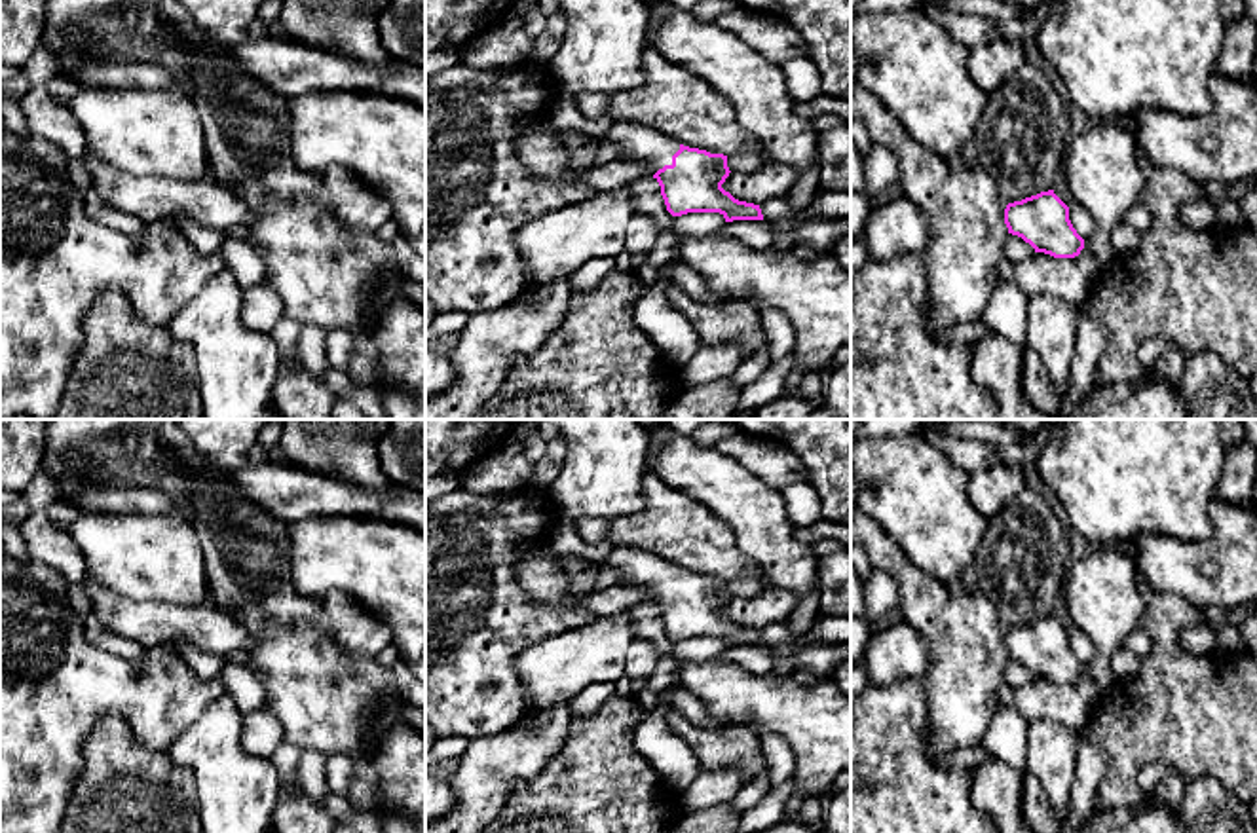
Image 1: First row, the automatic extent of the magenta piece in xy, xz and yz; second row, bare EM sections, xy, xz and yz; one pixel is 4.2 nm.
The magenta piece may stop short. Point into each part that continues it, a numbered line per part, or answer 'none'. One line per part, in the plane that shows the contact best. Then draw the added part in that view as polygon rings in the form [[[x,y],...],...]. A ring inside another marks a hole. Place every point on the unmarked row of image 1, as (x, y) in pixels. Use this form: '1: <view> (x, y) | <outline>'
1: xz (650, 573) | [[[613,546],[608,560],[602,564],[591,564],[577,556],[558,558],[570,577],[575,577],[579,571],[589,567],[613,567],[617,571],[619,584],[644,592],[649,602],[665,590],[672,590],[672,581],[680,575],[680,569],[674,564],[636,546]]]

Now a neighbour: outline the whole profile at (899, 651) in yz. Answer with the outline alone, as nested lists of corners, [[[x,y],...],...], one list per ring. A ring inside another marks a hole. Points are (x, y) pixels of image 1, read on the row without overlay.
[[[900,620],[868,639],[864,649],[868,687],[889,685],[900,679],[923,679],[930,651],[921,632]]]

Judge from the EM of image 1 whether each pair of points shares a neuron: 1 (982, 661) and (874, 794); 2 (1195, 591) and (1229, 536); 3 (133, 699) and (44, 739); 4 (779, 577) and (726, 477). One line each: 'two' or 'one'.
1: two
2: one
3: one
4: one

